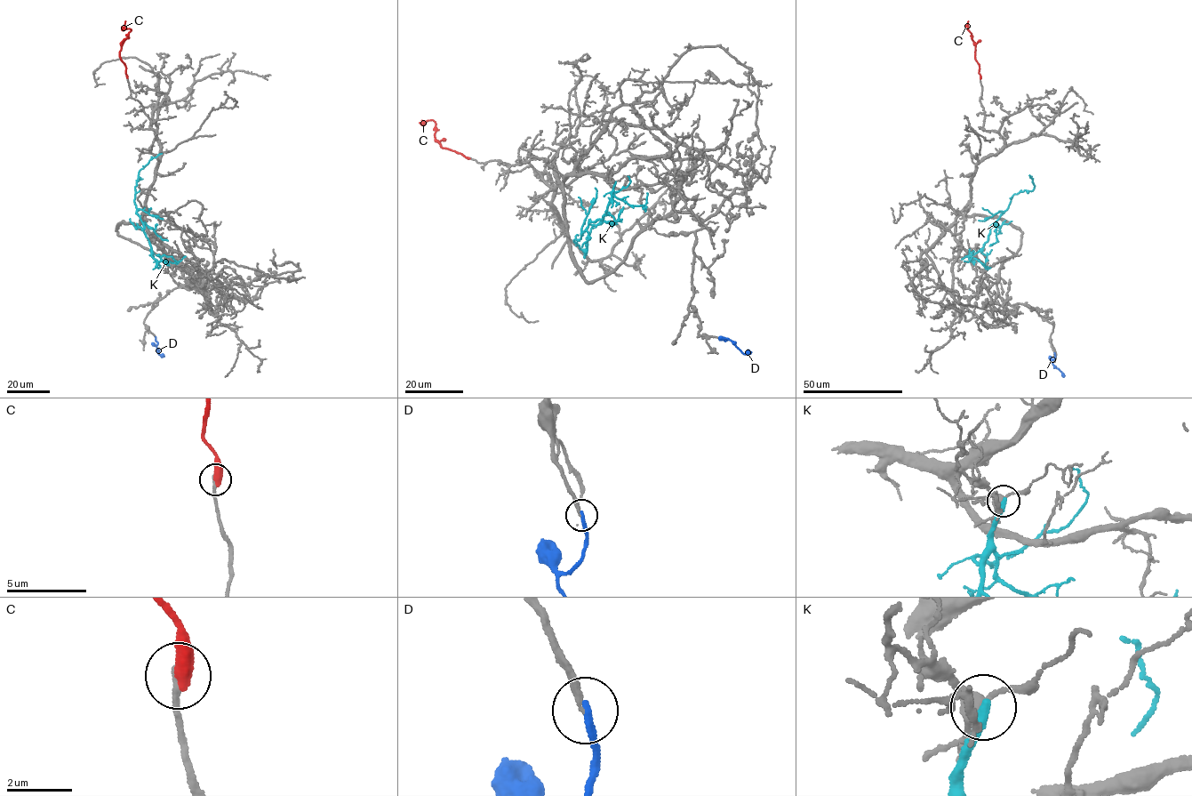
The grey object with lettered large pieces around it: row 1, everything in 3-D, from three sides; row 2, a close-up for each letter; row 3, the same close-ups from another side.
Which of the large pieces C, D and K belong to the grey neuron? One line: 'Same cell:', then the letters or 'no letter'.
Same cell: D

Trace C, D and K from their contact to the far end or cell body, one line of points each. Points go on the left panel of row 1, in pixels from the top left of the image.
C: (127, 77), (125, 64), (120, 56), (121, 42), (131, 29), (124, 27), (125, 21)
D: (156, 337), (159, 354), (164, 357)
K: (167, 264), (152, 257), (151, 247), (134, 201), (140, 170), (162, 153)

